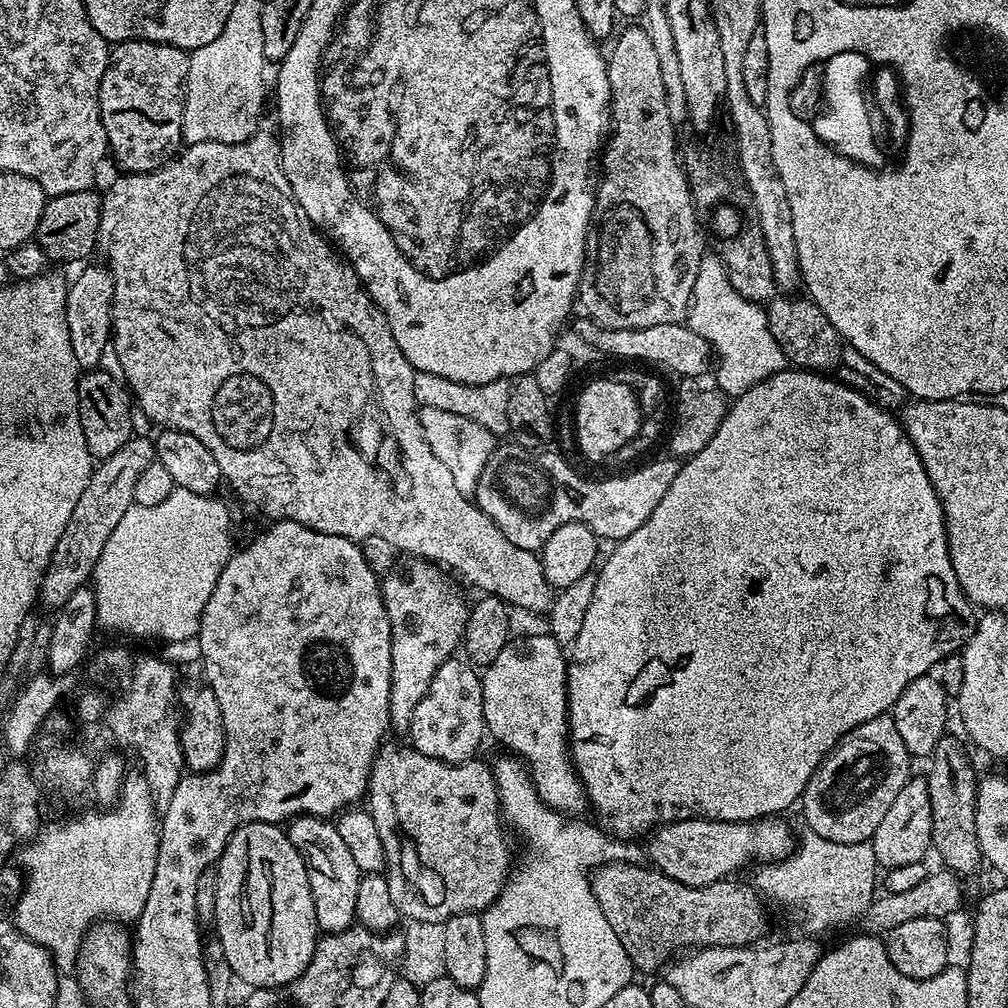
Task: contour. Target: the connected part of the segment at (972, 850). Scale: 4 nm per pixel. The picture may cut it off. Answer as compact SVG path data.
M946 734L939 740L938 746L931 754L930 763L932 764L929 774L926 774L926 779L928 781L928 793L930 794L933 849L938 852L944 862L943 867L945 869L956 873L962 878L967 878L968 875L975 872L983 861L980 843L977 842L977 822L974 821L977 804L977 785L979 784L978 775L976 776L974 768L959 740L952 737L952 734Z

